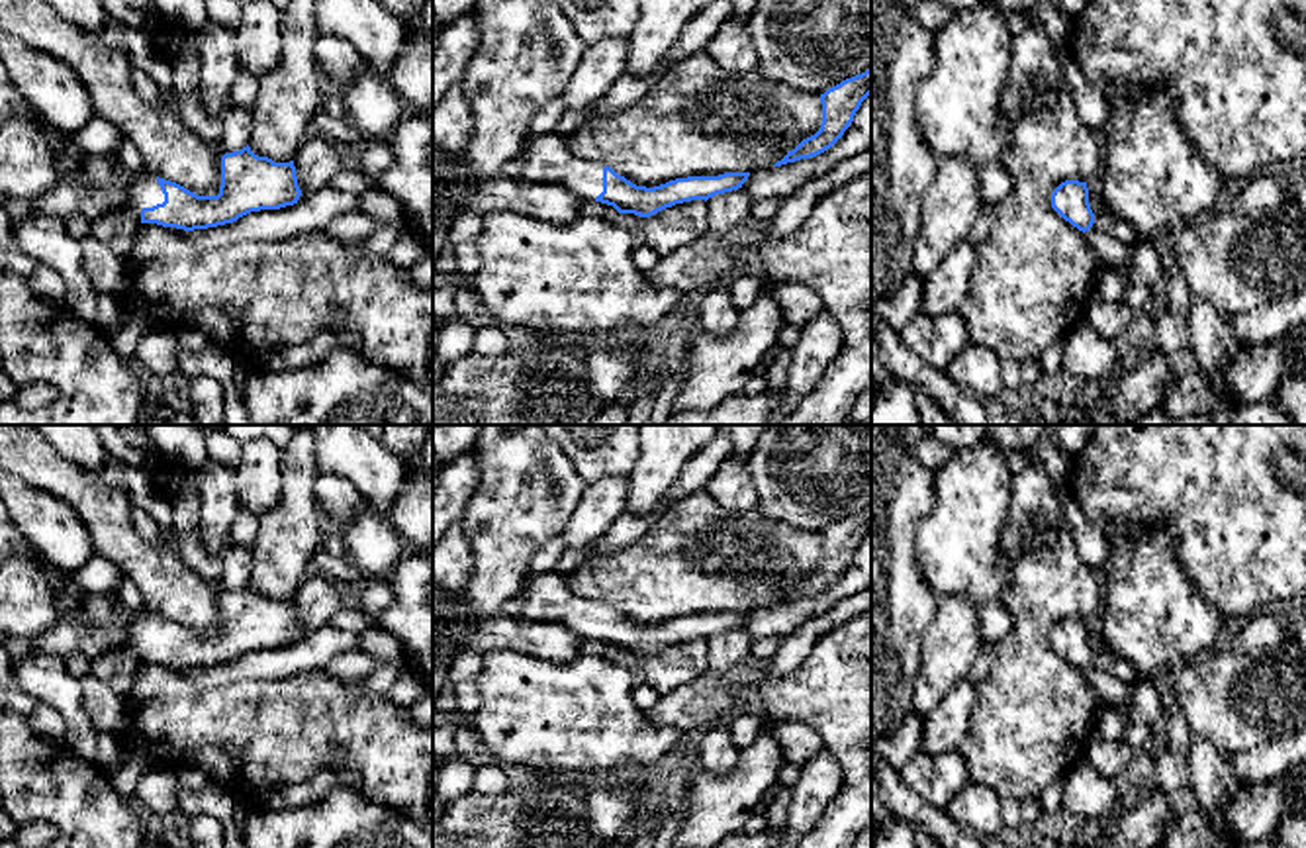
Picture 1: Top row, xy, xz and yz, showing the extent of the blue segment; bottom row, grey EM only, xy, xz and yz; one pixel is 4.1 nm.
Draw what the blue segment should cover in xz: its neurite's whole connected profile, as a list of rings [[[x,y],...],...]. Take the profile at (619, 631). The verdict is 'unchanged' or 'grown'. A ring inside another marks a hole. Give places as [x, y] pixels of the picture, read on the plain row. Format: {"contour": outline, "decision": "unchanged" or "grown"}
{"contour": [[[546,572],[529,580],[523,593],[521,621],[562,625],[585,640],[613,644],[619,652],[650,656],[666,646],[742,627],[750,611],[687,615],[646,627],[636,625],[611,605],[578,597],[564,576]]], "decision": "grown"}

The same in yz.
{"contour": [[[1061,621],[1051,633],[1051,646],[1083,672],[1089,670],[1095,662],[1087,621]]], "decision": "unchanged"}

